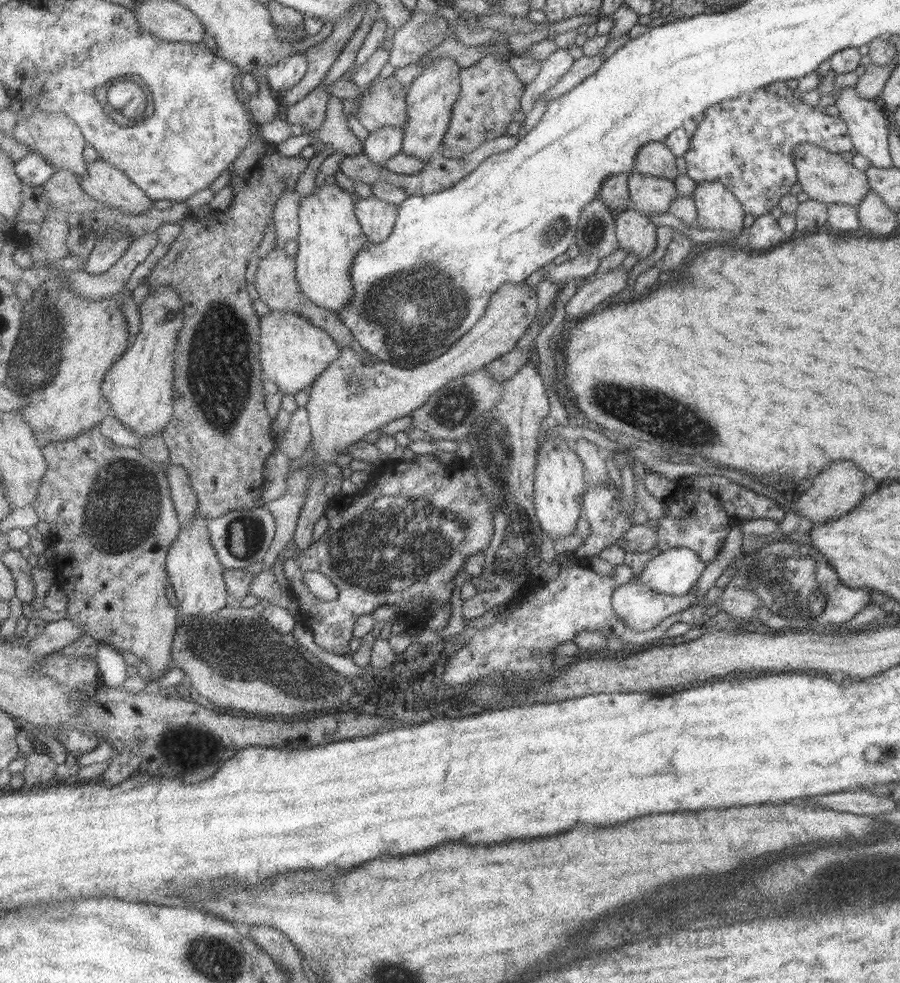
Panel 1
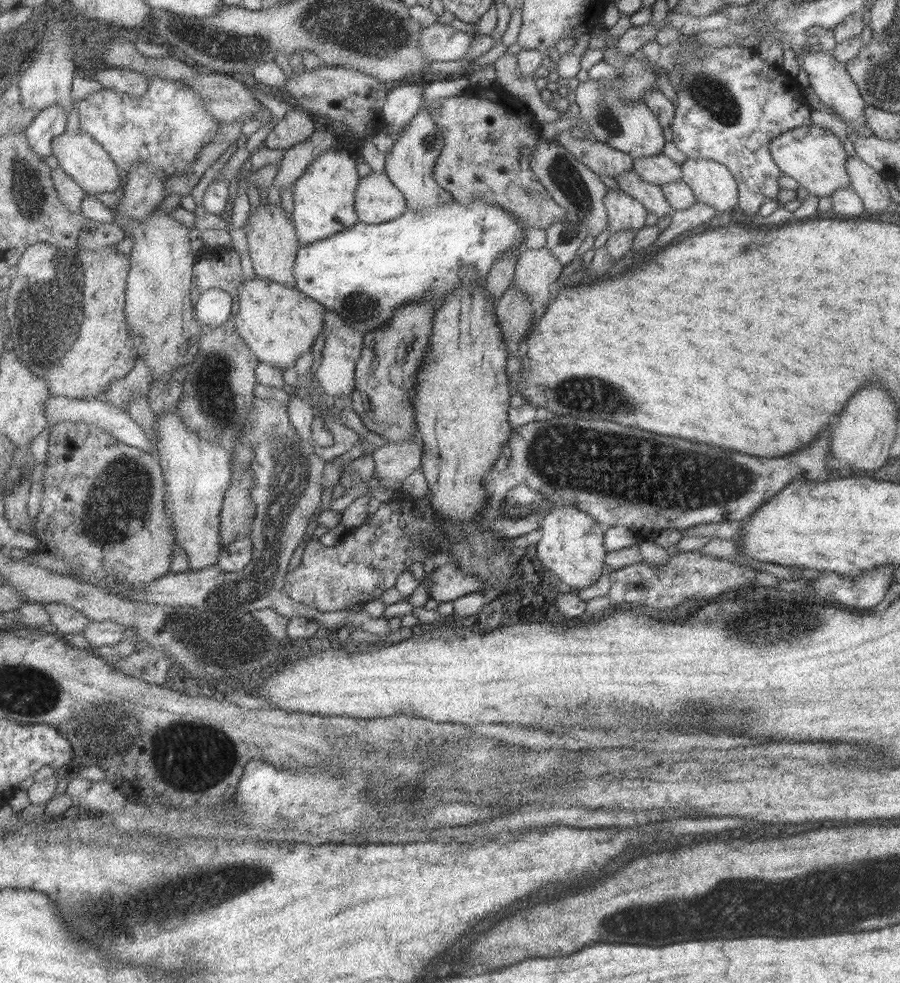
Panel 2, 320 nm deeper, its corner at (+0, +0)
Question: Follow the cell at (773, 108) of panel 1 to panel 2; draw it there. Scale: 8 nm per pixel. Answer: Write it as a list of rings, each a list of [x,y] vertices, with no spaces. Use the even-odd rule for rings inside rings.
[[[735,44],[719,48],[699,47],[696,55],[687,59],[679,72],[681,78],[670,124],[672,143],[686,157],[713,159],[728,168],[736,182],[738,206],[745,215],[756,217],[763,201],[776,198],[777,178],[782,174],[771,158],[769,142],[792,128],[811,123],[811,108],[805,99],[804,88],[779,66],[765,63],[755,49]]]

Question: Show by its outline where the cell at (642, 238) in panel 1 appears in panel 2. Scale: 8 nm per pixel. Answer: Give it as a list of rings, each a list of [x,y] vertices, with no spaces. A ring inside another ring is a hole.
[[[608,189],[603,195],[610,233],[631,229],[637,232],[645,224],[645,207],[621,189]]]

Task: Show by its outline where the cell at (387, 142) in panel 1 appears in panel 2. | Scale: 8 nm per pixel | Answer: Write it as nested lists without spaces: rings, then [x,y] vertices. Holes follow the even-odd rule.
[[[405,84],[395,87],[389,95],[382,115],[392,128],[392,134],[401,134],[410,122],[419,114],[424,84]]]

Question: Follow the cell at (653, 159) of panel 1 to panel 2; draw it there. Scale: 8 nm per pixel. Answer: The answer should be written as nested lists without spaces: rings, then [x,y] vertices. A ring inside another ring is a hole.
[[[588,78],[579,82],[574,91],[575,104],[579,109],[578,118],[583,119],[593,140],[628,154],[632,159],[661,153],[665,142],[661,133],[662,126],[648,106],[644,102],[634,103],[622,99],[615,96],[613,90],[605,89],[601,81]]]

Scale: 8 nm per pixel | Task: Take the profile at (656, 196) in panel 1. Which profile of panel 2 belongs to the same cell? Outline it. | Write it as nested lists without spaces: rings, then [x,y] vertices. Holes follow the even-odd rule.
[[[662,152],[632,159],[632,168],[644,181],[659,186],[681,178],[680,166]]]

